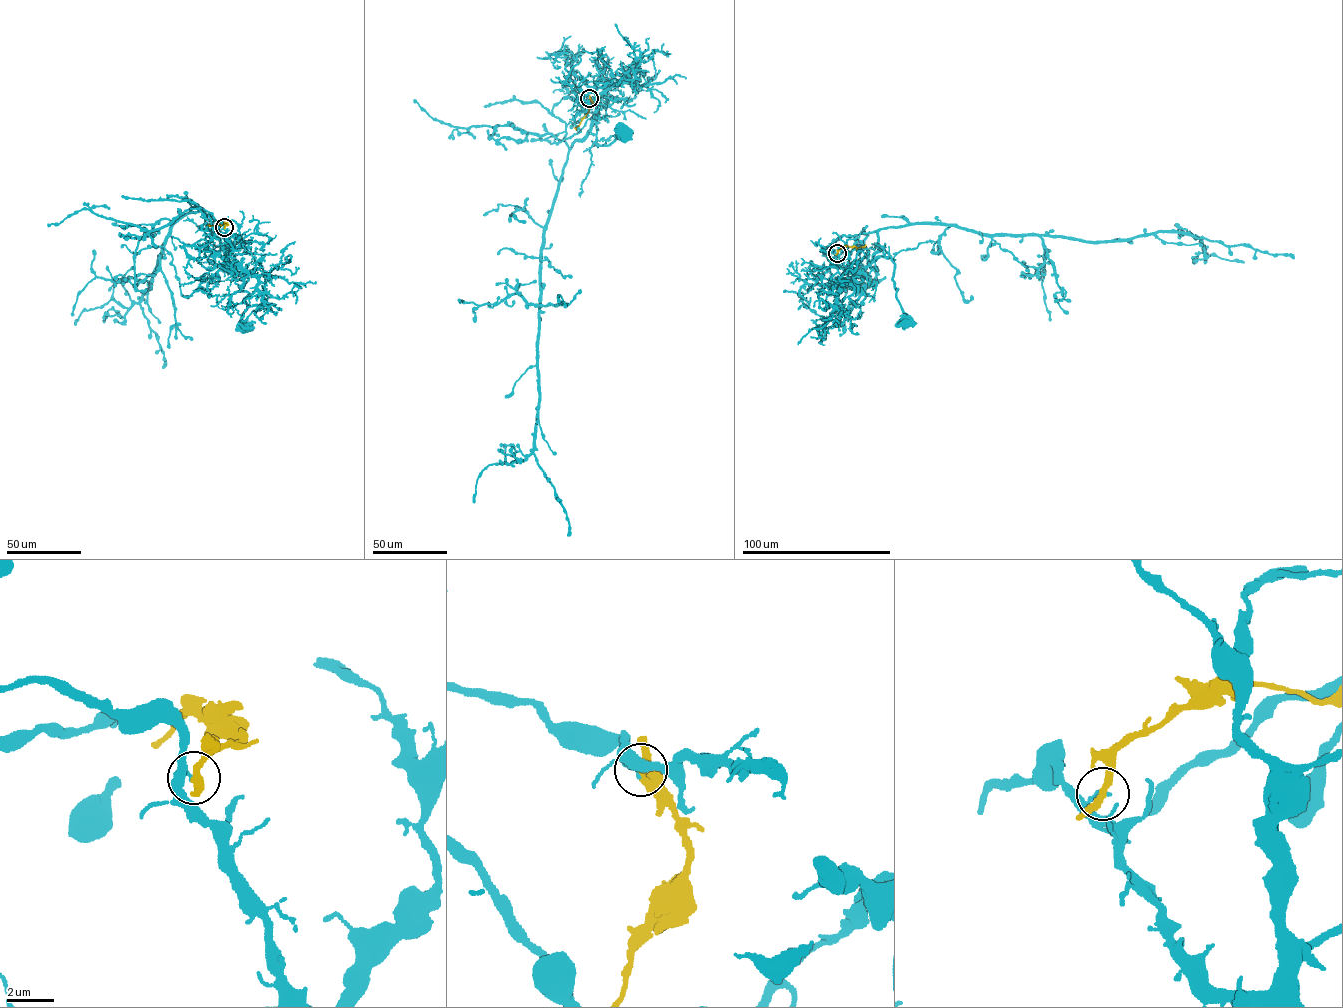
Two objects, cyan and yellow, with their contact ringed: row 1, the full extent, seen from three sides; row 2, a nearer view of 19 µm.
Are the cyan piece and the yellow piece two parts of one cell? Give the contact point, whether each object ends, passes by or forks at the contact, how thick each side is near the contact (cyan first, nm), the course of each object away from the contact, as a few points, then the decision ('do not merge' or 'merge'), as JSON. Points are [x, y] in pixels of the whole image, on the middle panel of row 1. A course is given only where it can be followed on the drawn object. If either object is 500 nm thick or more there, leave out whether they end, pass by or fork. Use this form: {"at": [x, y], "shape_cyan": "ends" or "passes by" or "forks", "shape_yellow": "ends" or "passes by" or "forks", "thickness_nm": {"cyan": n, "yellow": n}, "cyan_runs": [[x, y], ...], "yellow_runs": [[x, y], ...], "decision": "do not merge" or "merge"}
{"at": [589, 98], "shape_cyan": "ends", "shape_yellow": "passes by", "thickness_nm": {"cyan": 140, "yellow": 240}, "cyan_runs": [[589, 98], [600, 100], [595, 116], [595, 142], [609, 144], [622, 133]], "yellow_runs": [[589, 98], [592, 105], [576, 130]], "decision": "do not merge"}

